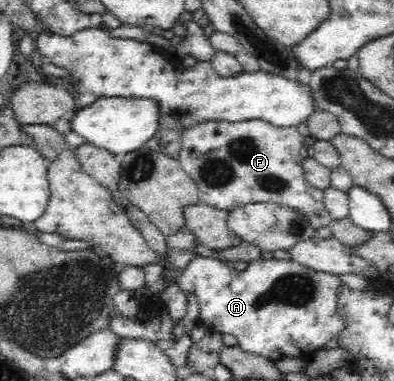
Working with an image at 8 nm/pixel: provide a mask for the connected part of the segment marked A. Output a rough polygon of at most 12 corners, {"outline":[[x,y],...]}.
{"outline":[[195,256],[175,283],[243,352],[304,358],[344,330],[337,275]]}

